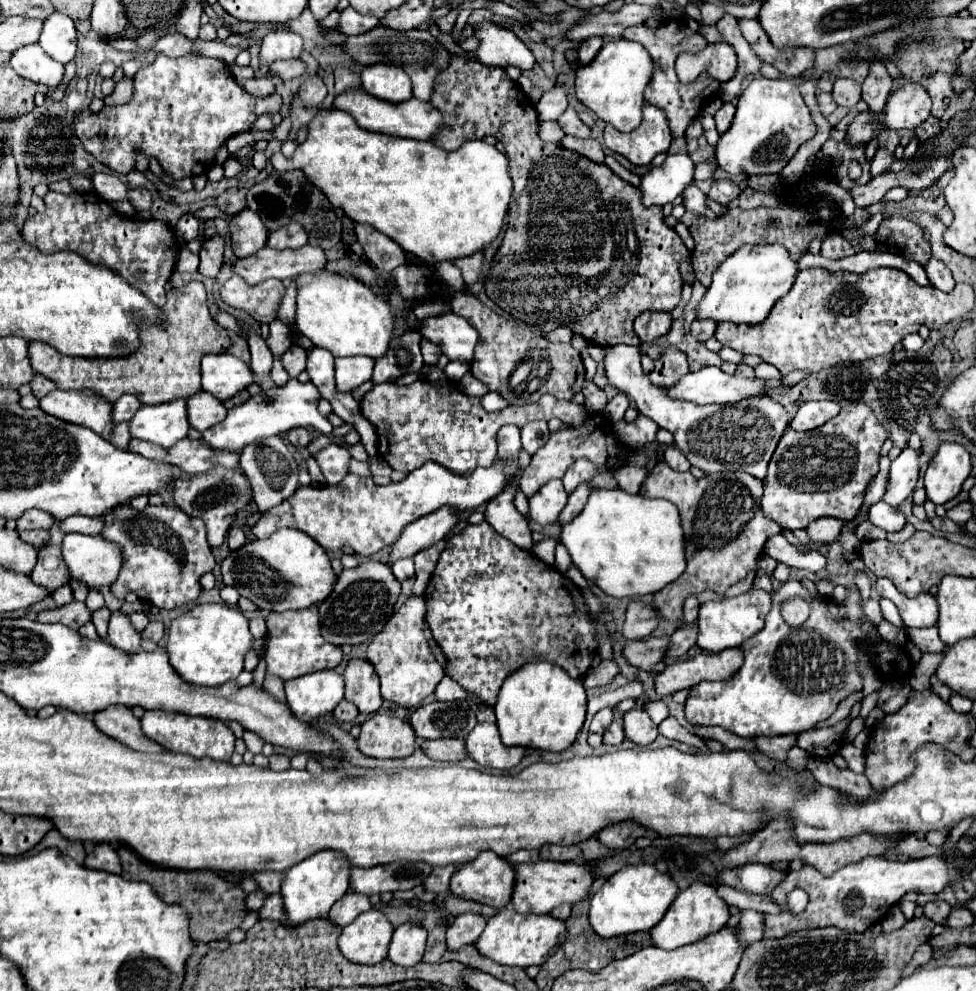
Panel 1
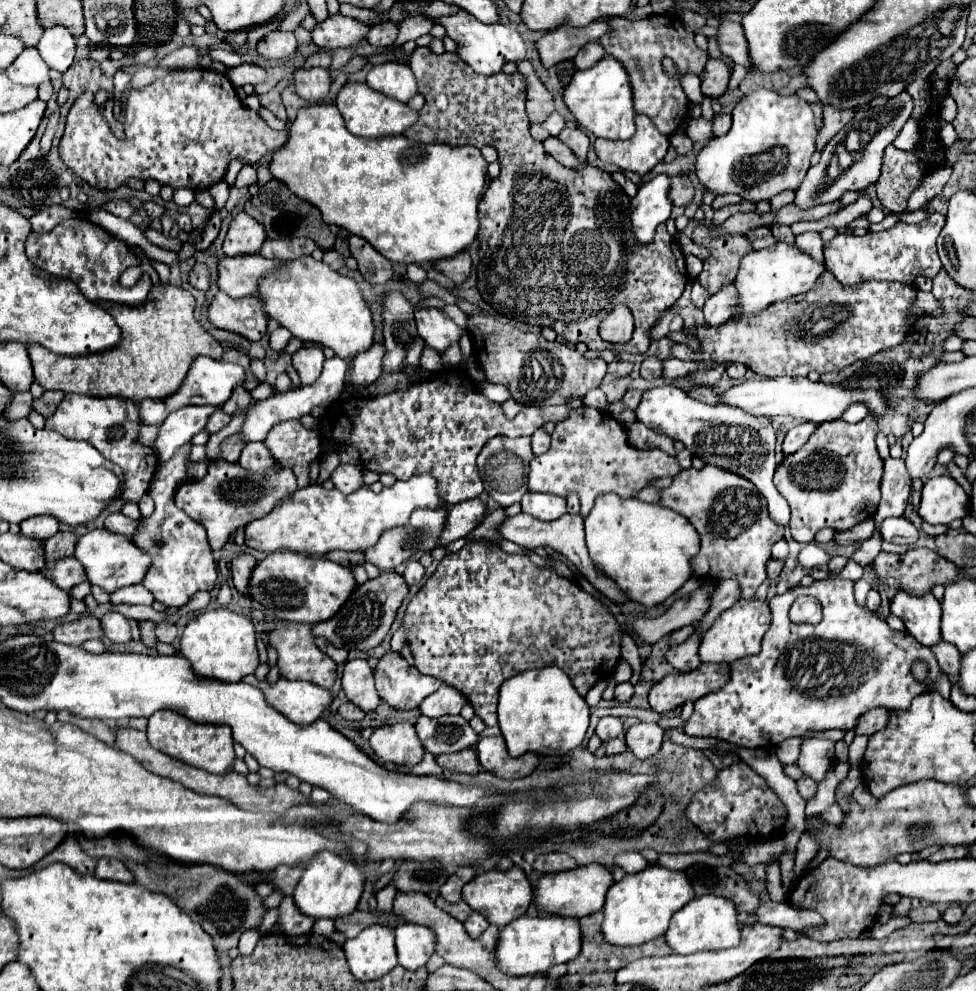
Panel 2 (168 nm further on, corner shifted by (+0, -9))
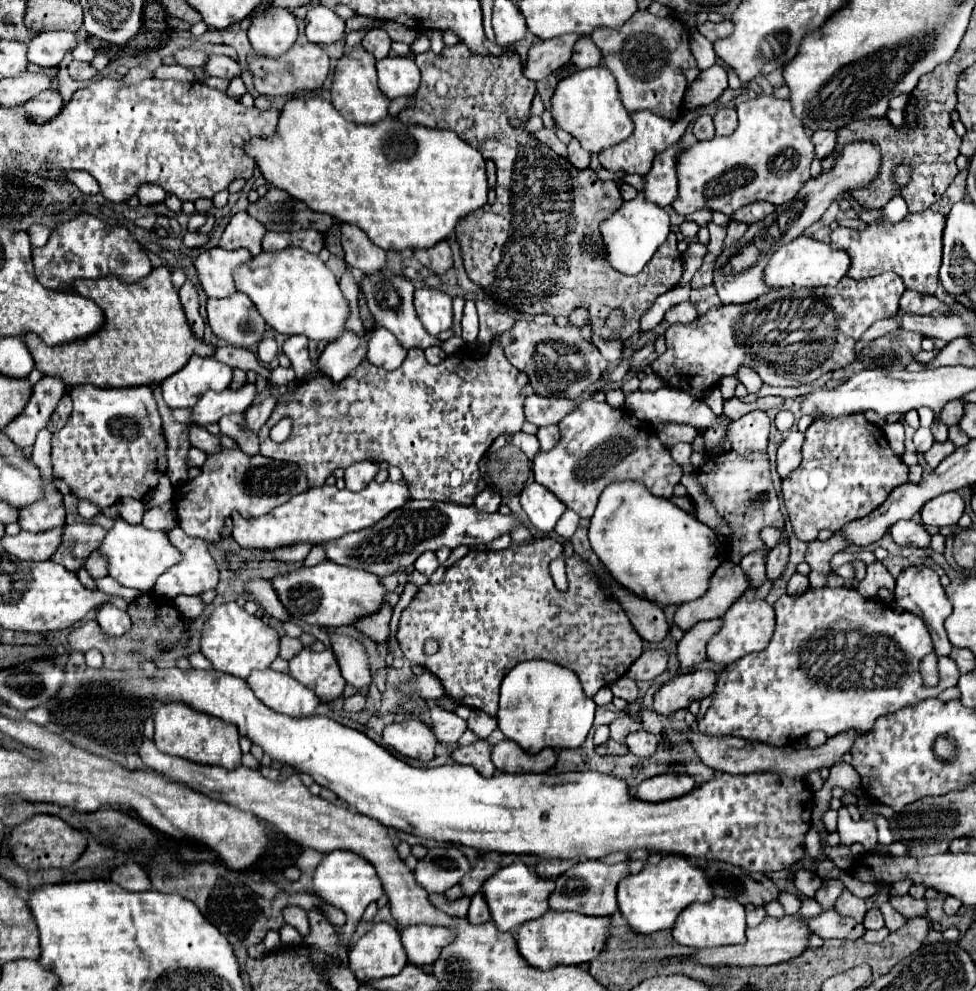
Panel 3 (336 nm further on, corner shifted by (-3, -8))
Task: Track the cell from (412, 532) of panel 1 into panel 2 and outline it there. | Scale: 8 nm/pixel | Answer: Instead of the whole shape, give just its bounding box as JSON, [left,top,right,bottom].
[438,498,486,546]

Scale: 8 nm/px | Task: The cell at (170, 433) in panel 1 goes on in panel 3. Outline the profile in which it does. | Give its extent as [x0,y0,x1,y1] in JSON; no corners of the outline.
[189,383,255,427]

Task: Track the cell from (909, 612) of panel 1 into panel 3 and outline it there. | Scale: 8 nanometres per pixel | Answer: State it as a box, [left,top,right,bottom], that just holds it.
[895,565,951,655]

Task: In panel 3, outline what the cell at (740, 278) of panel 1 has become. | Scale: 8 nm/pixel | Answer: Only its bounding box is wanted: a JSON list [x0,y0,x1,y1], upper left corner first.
[763,237,849,289]

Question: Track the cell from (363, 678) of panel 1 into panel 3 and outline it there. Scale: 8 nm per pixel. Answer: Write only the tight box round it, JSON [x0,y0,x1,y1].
[331,635,373,689]

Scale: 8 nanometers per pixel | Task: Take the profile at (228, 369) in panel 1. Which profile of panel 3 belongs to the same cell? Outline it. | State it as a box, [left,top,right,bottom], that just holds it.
[161,355,233,409]

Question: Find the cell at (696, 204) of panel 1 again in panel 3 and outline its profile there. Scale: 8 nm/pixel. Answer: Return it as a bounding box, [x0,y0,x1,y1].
[643,141,685,207]

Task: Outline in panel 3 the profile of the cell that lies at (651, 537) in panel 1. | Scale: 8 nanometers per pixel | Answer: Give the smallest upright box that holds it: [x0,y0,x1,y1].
[589,483,723,605]

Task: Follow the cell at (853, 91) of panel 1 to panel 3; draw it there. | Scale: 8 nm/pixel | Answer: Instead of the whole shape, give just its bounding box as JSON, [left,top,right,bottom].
[813,129,837,157]

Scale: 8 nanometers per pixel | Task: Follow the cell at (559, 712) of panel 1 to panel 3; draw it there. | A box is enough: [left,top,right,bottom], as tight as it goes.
[497,661,595,753]

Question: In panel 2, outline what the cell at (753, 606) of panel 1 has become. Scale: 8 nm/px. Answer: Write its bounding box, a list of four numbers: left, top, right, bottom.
[700,598,772,662]

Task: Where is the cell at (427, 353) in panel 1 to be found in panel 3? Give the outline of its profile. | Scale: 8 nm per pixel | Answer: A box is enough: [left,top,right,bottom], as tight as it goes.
[425,345,447,363]

